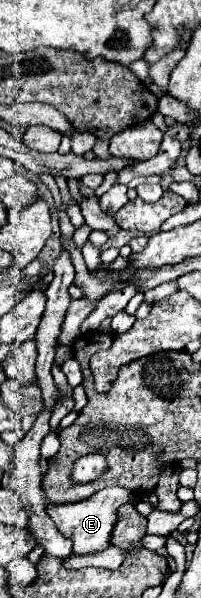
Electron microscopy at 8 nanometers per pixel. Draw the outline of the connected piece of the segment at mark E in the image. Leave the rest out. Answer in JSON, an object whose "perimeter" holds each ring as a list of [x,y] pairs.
{"perimeter":[[[107,487],[99,493],[91,495],[87,501],[73,503],[73,505],[47,505],[47,513],[67,539],[73,541],[73,553],[75,555],[87,555],[87,553],[99,553],[111,547],[111,535],[117,521],[117,511],[125,503],[137,503],[139,497],[125,489],[125,487]]]}

